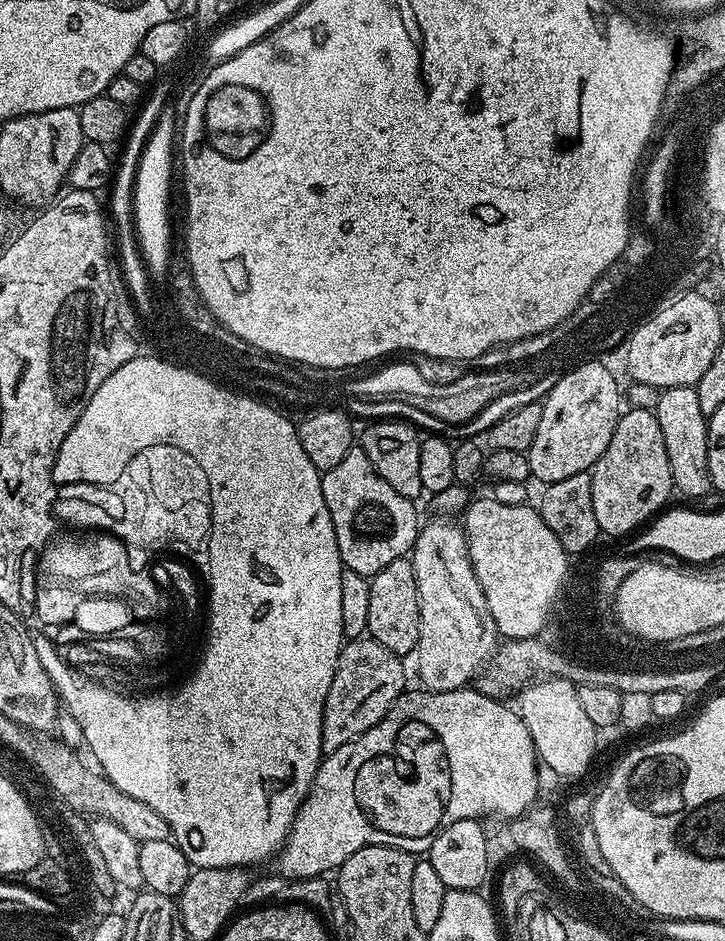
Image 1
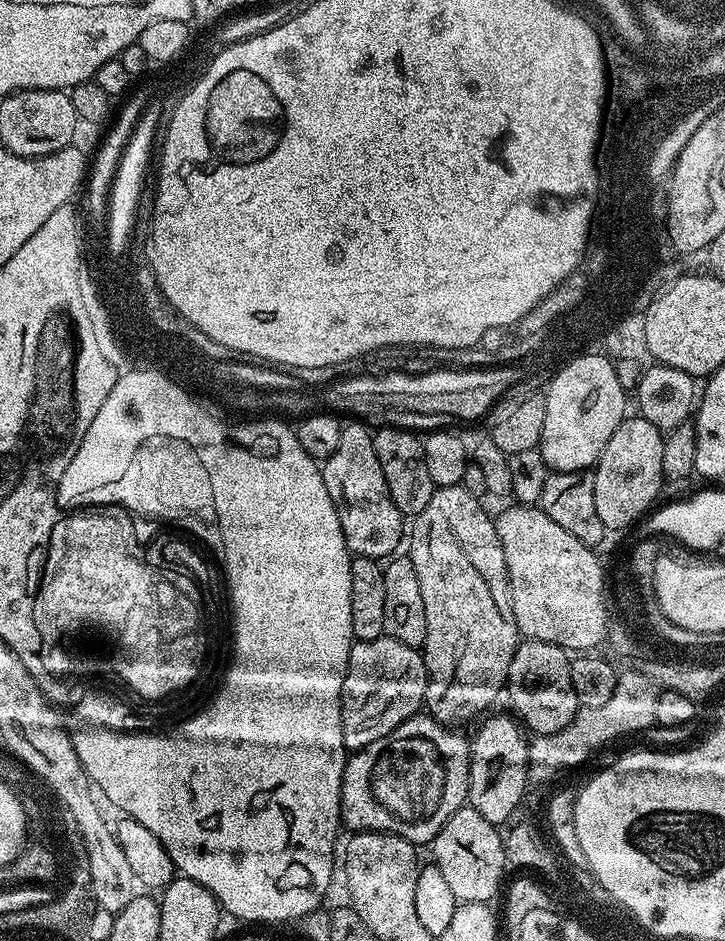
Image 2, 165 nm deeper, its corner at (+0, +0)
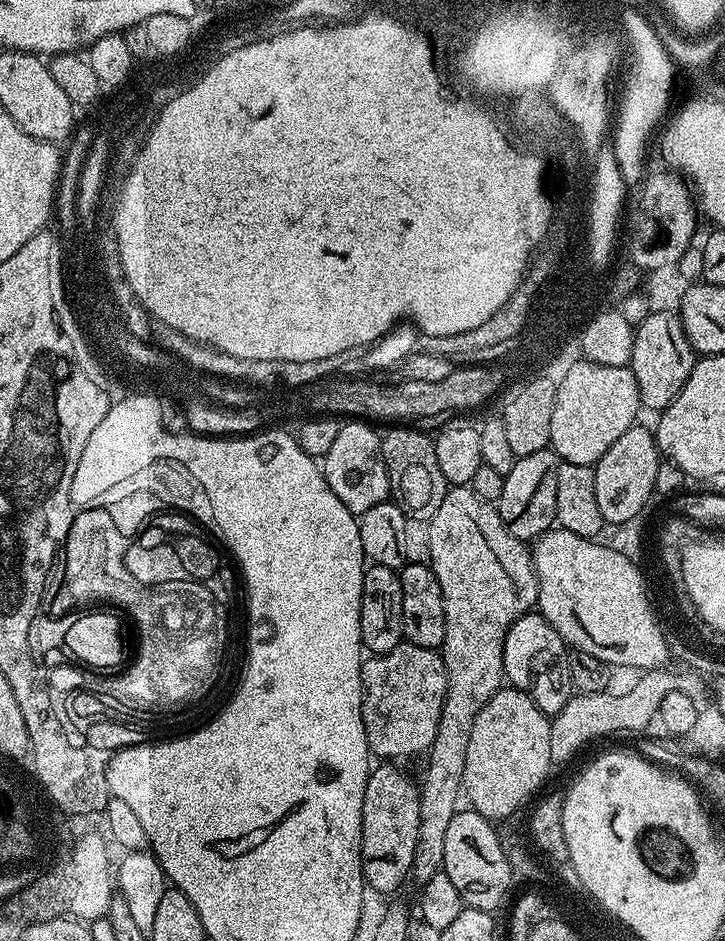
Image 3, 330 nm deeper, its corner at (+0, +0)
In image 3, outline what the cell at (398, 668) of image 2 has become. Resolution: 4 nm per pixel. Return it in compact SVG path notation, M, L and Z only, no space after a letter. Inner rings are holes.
M402 642L381 656L369 655L361 663L360 673L364 687L362 722L366 726L369 753L388 762L399 761L399 756L427 753L434 734L438 734L448 689L443 655L435 648Z

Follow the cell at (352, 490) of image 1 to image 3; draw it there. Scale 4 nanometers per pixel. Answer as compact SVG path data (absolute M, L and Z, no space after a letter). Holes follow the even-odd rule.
M360 418L341 423L334 443L322 457L322 471L330 490L334 490L334 494L338 494L338 502L354 514L366 512L372 506L387 501L390 496L386 466L380 453L381 433L375 432L370 425Z

